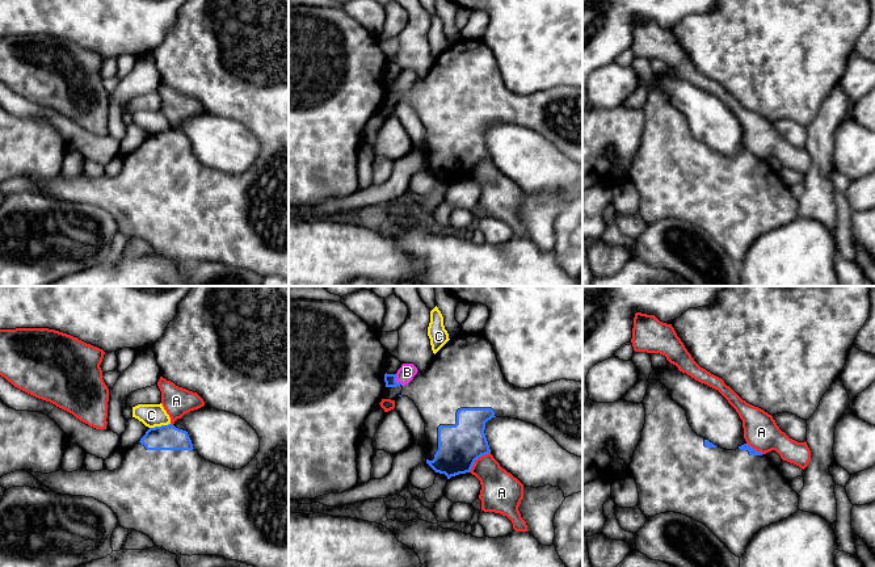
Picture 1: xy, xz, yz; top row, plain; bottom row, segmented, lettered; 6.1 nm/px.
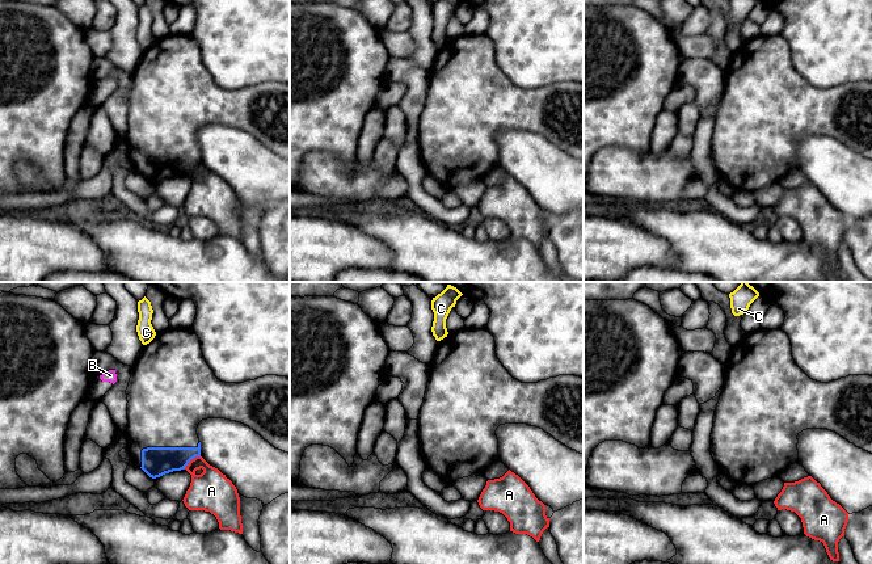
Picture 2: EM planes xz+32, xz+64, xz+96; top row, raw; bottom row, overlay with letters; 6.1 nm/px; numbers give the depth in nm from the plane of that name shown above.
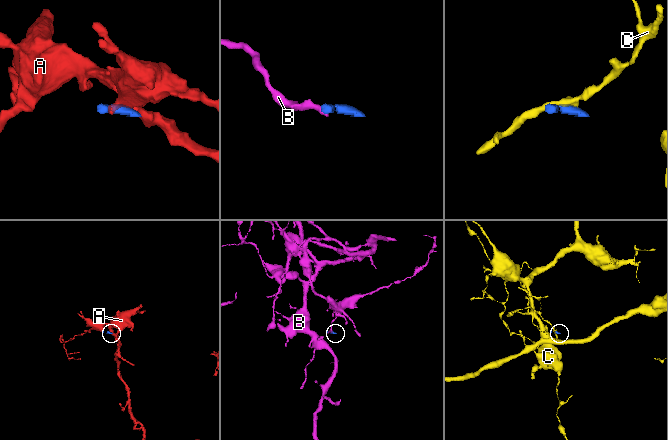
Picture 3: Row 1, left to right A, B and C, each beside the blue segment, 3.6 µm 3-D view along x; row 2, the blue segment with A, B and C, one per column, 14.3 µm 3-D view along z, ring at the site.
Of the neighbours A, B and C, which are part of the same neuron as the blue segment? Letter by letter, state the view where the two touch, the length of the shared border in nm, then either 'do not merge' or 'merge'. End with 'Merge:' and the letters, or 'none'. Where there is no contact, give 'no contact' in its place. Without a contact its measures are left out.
A: xz | 180 nm | do not merge
B: xz | 90 nm | do not merge
C: xy | 130 nm | do not merge
Merge: none

